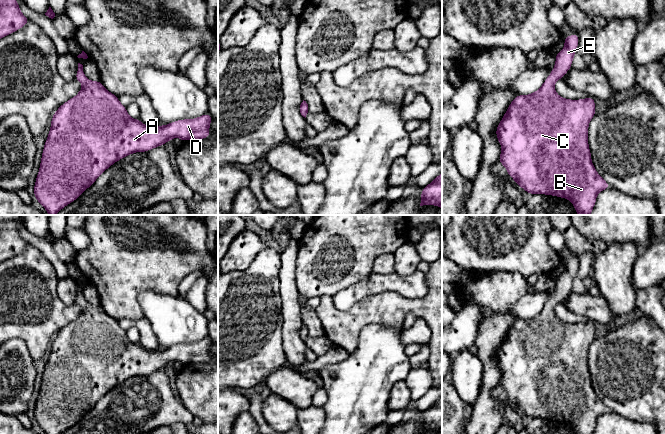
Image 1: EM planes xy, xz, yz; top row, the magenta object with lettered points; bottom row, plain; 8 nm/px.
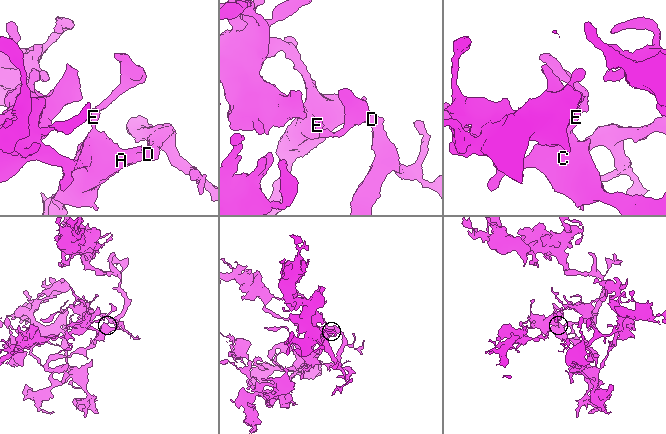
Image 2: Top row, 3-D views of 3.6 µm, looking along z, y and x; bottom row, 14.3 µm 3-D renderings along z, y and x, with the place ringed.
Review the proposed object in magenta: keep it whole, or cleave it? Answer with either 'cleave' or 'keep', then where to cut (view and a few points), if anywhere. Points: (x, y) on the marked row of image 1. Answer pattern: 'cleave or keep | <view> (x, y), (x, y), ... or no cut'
keep | no cut

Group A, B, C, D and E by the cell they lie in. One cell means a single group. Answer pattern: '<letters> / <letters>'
A B C D E

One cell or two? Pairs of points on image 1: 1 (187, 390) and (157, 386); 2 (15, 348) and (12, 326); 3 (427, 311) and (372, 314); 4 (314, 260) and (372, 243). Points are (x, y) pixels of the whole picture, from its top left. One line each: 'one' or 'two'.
1: two
2: two
3: one
4: one

